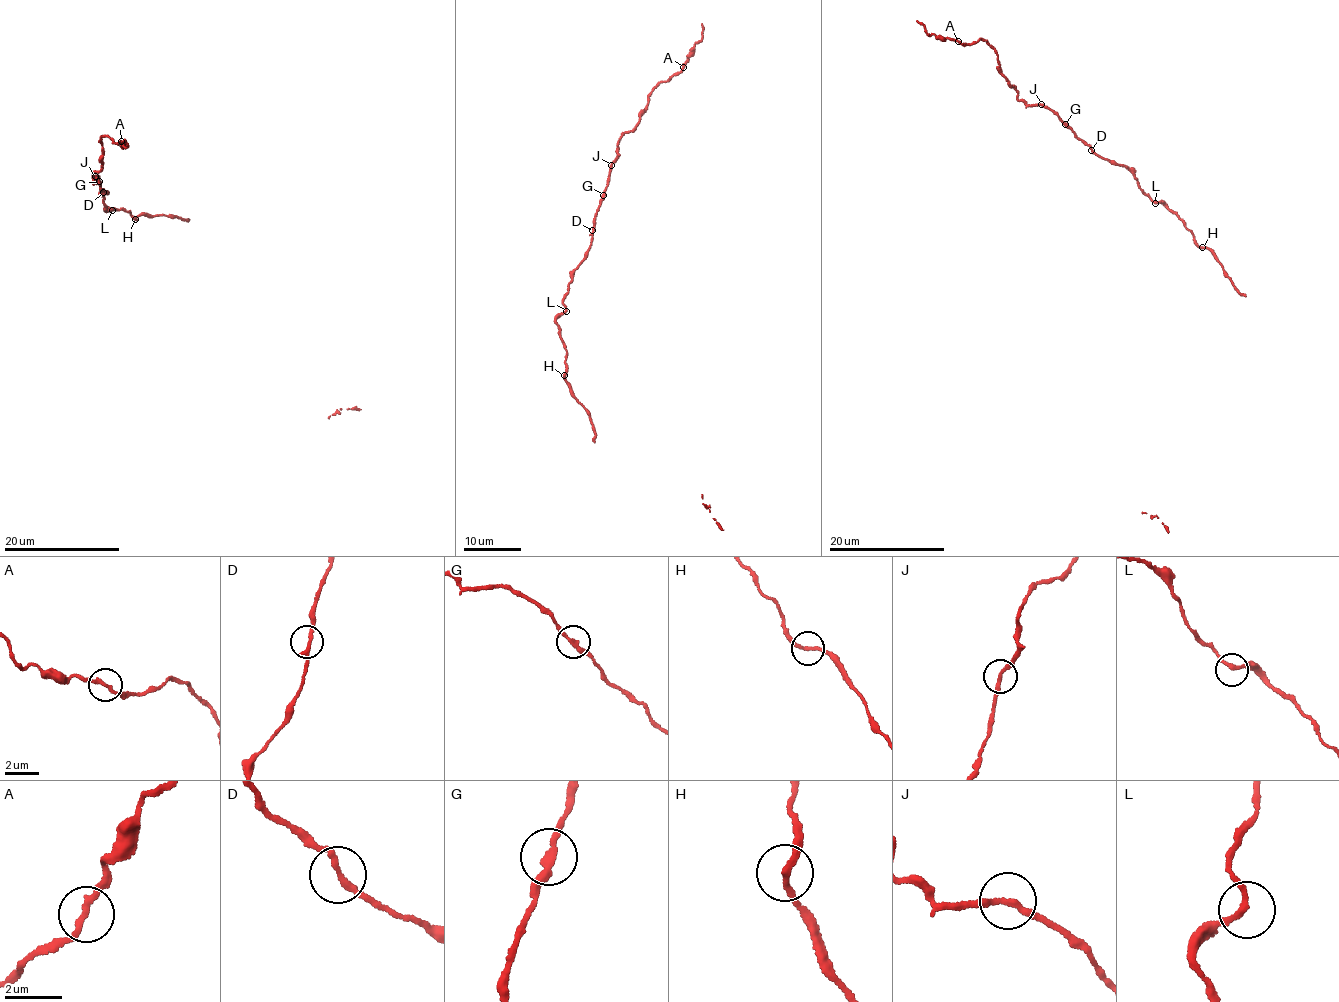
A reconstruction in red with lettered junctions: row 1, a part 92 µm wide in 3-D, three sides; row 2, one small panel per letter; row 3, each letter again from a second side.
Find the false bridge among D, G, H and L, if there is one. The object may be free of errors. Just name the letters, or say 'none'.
none

